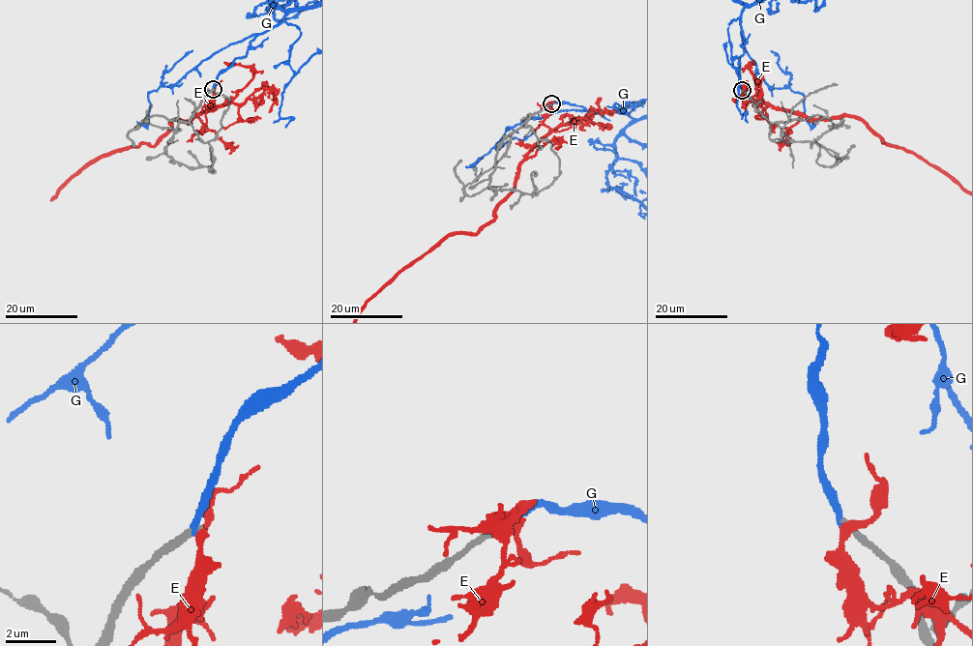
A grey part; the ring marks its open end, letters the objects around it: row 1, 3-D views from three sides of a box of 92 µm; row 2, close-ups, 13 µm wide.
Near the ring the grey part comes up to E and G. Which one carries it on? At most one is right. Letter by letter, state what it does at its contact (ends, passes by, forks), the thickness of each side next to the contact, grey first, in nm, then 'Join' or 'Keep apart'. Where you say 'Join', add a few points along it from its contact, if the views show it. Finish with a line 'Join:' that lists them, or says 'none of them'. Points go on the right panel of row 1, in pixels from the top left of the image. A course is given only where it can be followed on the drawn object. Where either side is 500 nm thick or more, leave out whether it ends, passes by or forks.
E: It passes by. Thickness 280 nm (grey) against 280 nm. Keep apart
G: It ends there. Thickness 300 nm (grey) against 280 nm. Keep apart
Join: none of them

